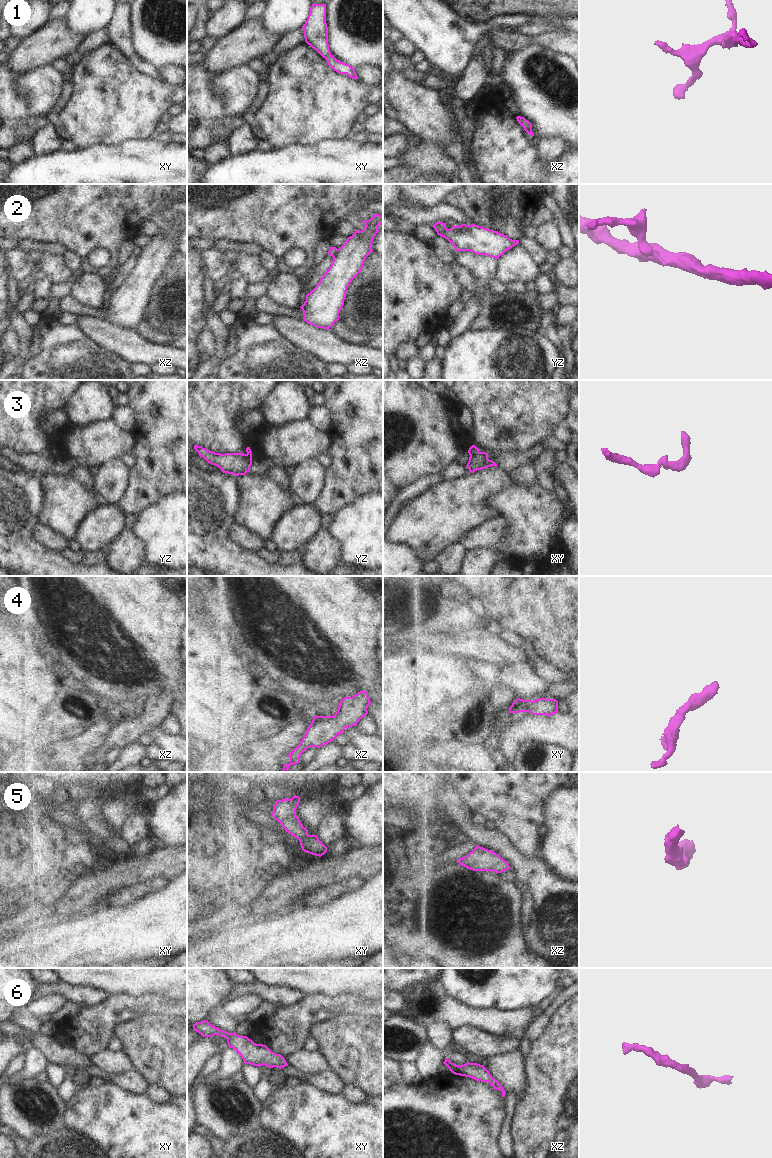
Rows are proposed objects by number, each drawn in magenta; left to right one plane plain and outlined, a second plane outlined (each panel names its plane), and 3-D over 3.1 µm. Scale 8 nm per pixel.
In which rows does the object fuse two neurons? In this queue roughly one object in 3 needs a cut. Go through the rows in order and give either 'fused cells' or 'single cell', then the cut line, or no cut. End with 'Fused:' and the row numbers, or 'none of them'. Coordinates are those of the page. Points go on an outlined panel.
1: single cell; cut none
2: fused cells; cut yz (442, 223), (444, 236)
3: fused cells; cut xy (478, 451), (470, 455)
4: single cell; cut none
5: single cell; cut none
6: single cell; cut none
Fused: 2, 3

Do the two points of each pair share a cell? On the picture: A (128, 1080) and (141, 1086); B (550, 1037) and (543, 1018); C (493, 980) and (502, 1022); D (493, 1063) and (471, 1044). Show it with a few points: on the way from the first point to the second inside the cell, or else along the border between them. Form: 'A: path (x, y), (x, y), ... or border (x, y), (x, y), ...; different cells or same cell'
A: path (131, 1080), (138, 1085); same cell
B: border (559, 1006), (544, 1030), (530, 1042); different cells
C: border (476, 1007), (498, 1008), (501, 1010), (522, 1008); different cells
D: border (509, 1051), (487, 1055), (483, 1058); different cells

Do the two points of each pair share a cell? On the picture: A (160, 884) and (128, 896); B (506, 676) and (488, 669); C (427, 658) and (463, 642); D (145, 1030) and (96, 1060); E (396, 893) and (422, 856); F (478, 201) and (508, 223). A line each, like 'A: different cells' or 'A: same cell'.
A: same cell
B: same cell
C: different cells
D: different cells
E: same cell
F: same cell

